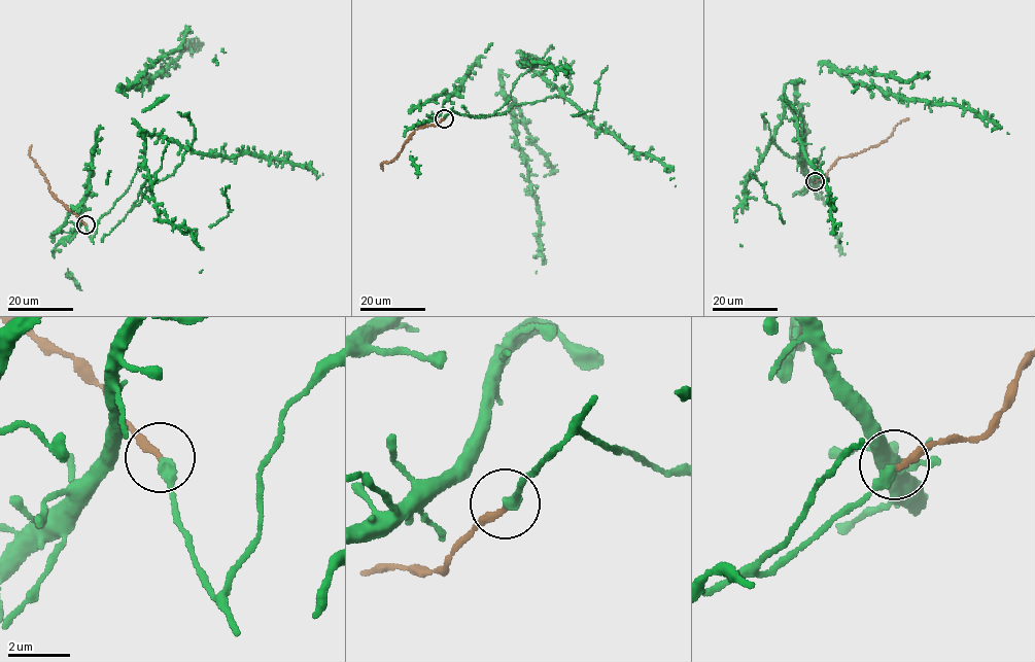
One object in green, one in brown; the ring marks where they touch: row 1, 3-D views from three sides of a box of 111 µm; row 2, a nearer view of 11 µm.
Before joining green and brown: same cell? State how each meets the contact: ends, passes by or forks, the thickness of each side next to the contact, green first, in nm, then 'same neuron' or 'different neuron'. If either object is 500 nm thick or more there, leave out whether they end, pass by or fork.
green ends there; brown ends there; 360 nm thick on the green side, 200 nm on the other; same neuron

